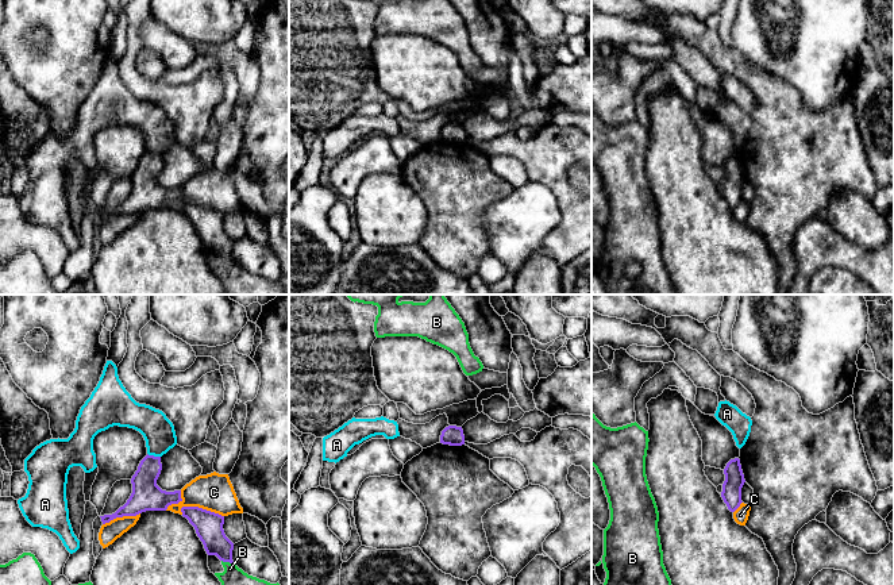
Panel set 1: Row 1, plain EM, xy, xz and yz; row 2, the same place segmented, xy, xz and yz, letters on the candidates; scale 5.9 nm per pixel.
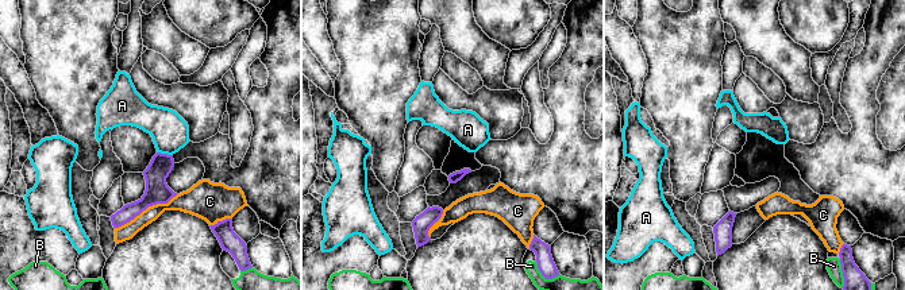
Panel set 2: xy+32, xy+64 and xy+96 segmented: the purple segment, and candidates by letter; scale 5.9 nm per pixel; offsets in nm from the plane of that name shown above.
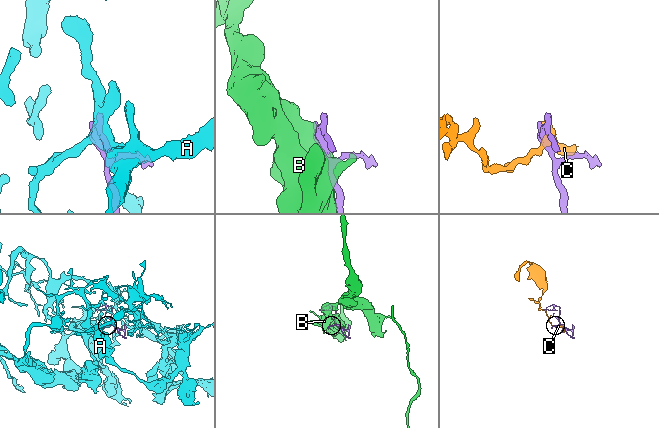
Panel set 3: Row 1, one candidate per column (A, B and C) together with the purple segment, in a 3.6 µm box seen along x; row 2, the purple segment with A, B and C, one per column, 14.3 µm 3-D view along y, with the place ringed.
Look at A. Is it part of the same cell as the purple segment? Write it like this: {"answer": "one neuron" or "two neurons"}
{"answer": "two neurons"}

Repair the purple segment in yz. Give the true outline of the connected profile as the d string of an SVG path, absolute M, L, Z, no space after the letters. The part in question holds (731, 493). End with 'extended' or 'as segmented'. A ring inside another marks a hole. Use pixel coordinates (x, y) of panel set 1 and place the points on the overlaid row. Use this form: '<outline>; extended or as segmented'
M739 458L731 459L724 469L724 474L725 481L722 484L721 497L727 504L728 509L731 512L735 512L743 503L741 488L745 482L740 459Z; as segmented

